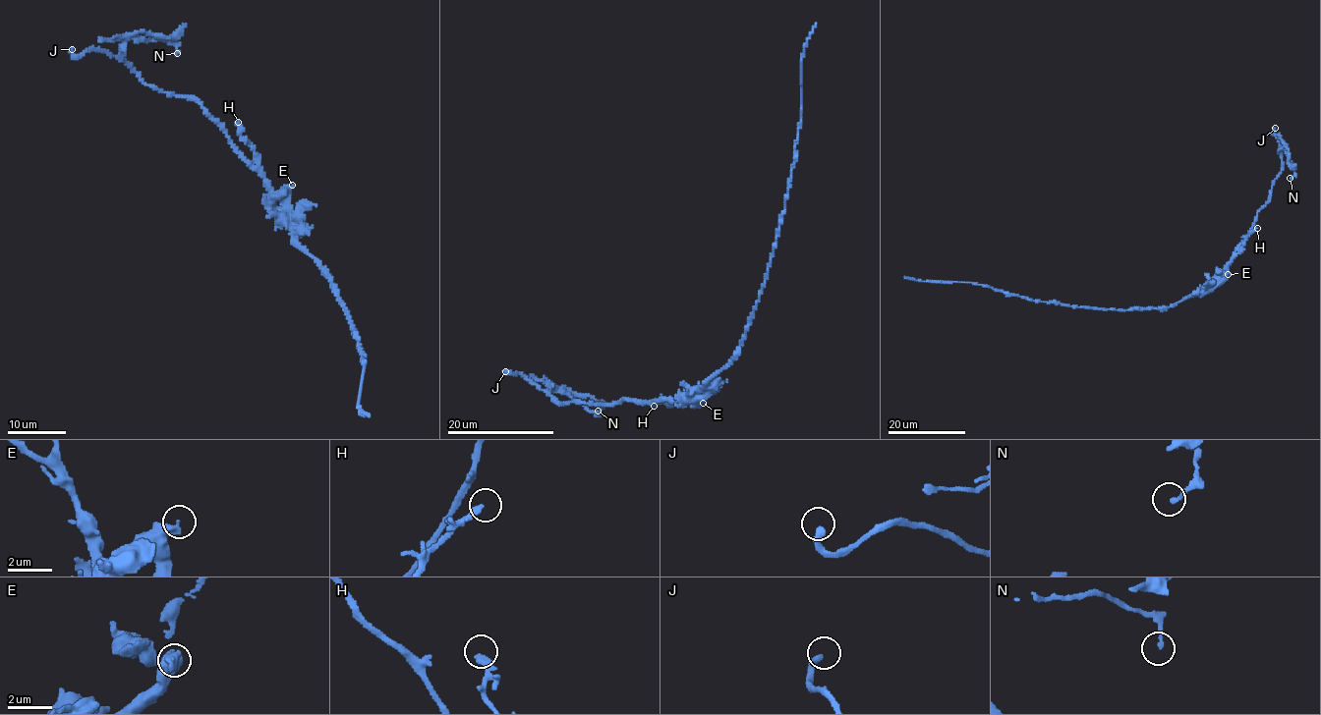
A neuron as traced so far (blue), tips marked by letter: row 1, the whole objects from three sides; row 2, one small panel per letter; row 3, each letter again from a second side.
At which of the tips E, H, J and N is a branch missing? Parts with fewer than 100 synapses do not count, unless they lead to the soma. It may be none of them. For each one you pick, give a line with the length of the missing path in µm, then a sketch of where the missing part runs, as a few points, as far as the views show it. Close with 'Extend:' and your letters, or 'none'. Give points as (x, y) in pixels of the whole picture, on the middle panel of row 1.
J: missing 30 µm; course (505, 371), (531, 380), (566, 411), (587, 417), (625, 421)
Extend: J

